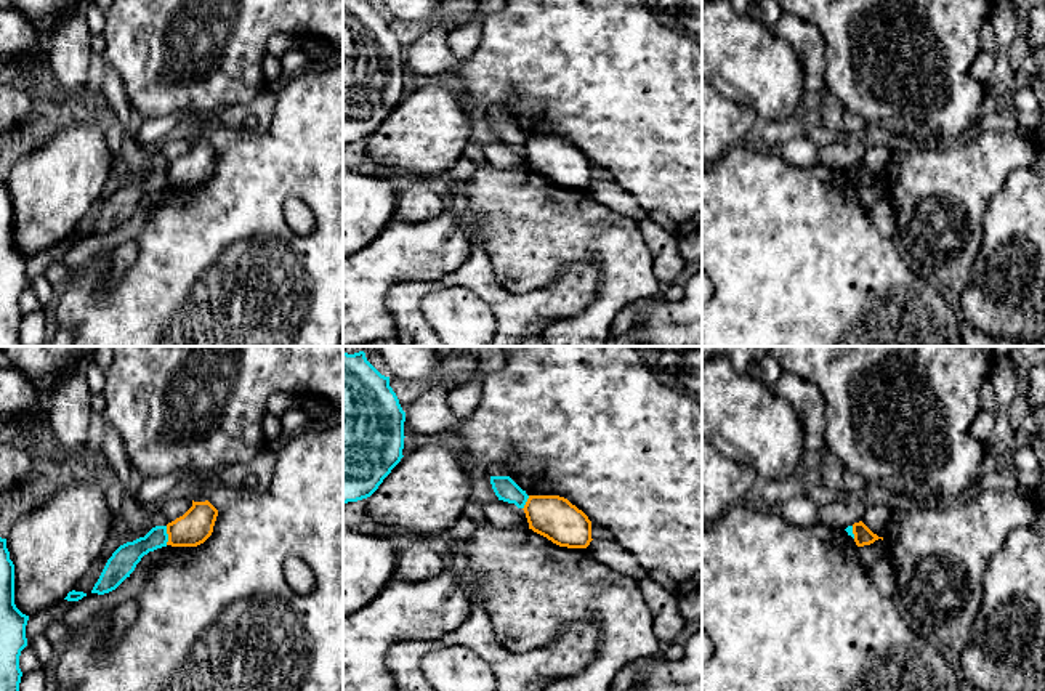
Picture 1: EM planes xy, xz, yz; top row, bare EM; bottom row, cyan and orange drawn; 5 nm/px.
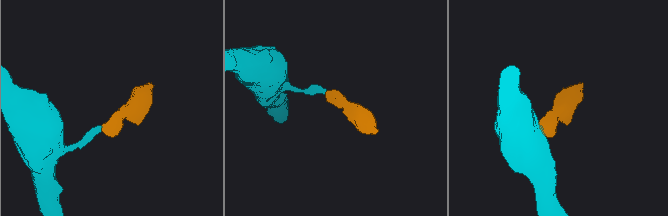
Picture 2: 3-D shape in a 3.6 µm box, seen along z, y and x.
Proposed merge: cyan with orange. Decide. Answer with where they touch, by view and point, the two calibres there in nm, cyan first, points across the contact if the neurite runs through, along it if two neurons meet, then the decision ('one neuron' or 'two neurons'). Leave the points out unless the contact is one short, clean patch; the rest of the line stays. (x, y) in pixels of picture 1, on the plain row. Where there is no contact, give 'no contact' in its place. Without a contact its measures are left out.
meets cyan in xy at (167, 177); 140 nm thick on the cyan side, 170 nm on the other; border along xy (165, 167), (167, 185); two neurons

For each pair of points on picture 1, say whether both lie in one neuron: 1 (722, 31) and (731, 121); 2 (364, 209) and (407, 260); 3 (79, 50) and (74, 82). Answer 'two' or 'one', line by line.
1: two
2: two
3: one

